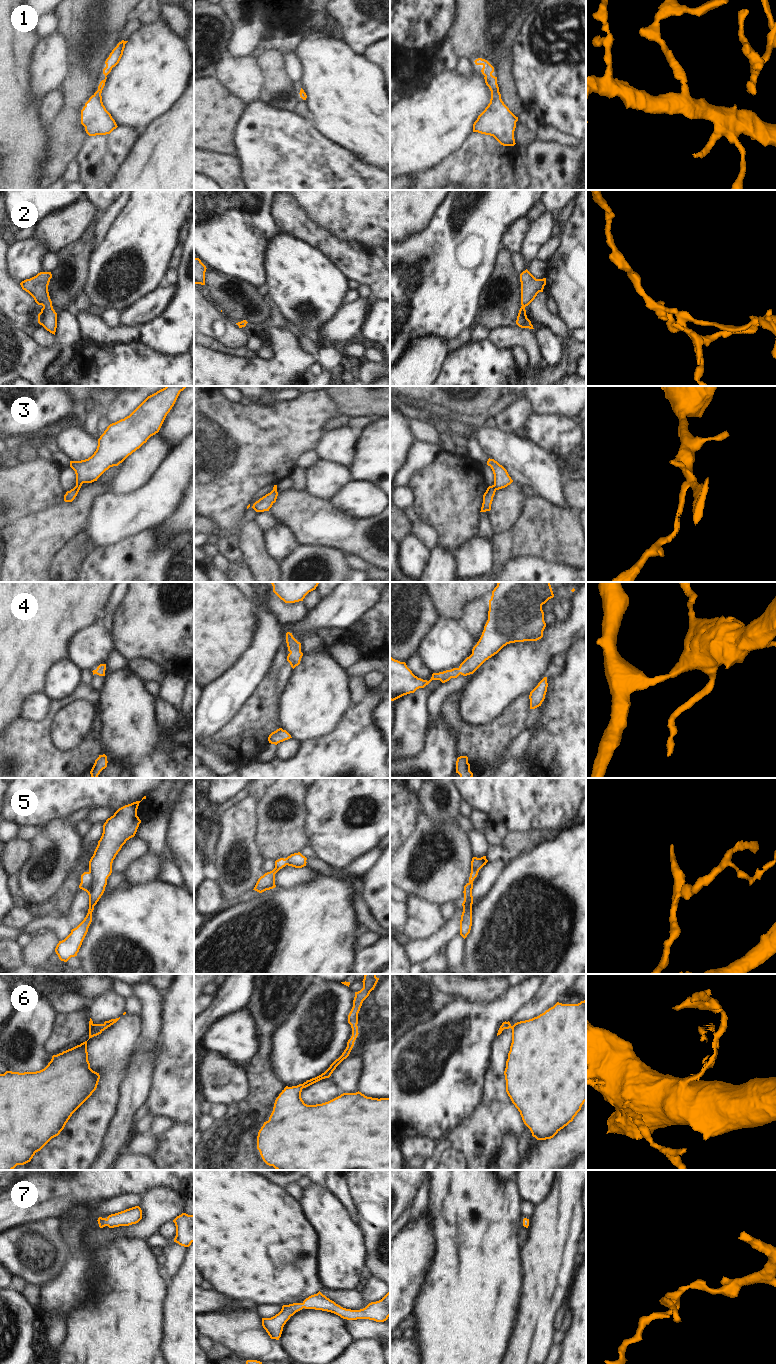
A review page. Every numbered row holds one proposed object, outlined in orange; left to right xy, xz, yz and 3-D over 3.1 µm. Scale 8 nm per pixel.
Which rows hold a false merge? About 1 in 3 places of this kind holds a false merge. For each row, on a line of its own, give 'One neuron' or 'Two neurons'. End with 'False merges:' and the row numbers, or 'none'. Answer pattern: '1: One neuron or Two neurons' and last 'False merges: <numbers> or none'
1: One neuron
2: One neuron
3: Two neurons
4: One neuron
5: Two neurons
6: One neuron
7: One neuron
False merges: 3, 5

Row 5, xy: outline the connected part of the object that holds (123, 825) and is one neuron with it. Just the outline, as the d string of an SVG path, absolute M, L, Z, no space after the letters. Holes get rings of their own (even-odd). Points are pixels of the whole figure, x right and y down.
M146 796L142 798L146 799ZM141 800L141 801L142 801ZM141 801L119 808L103 825L103 833L89 861L89 881L81 882L79 888L89 895L89 909L84 920L62 941L55 952L61 961L67 962L77 956L92 922L92 912L105 891L107 879L112 873L112 863L127 840L134 837L141 820L137 809Z

